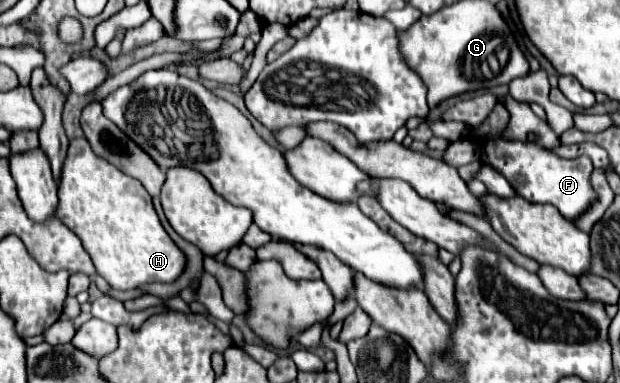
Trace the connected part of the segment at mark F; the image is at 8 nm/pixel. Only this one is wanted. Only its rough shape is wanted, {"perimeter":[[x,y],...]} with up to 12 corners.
{"perimeter":[[494,138],[480,158],[568,220],[598,200],[586,156]]}

